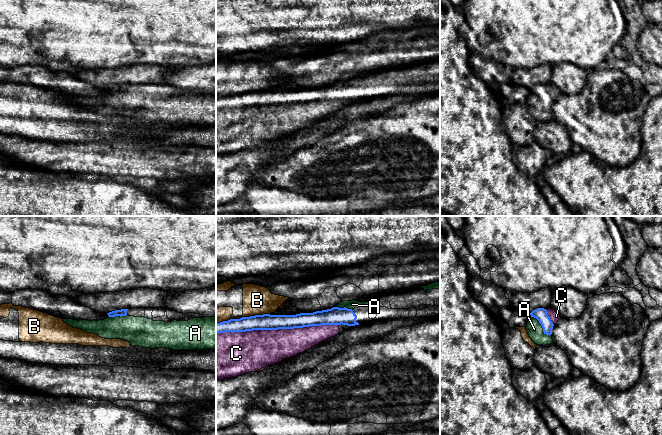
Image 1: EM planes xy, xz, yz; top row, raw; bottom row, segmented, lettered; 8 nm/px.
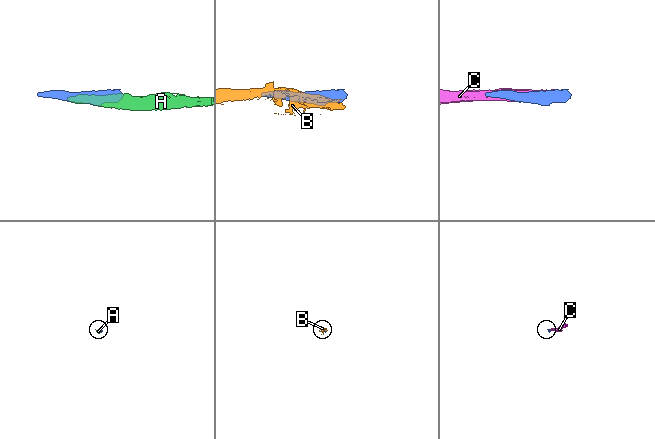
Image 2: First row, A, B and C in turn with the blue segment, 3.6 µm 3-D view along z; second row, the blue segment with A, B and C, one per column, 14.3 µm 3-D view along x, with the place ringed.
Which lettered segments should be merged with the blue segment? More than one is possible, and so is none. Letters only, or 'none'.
A, C

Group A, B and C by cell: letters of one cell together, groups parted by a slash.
A C / B

